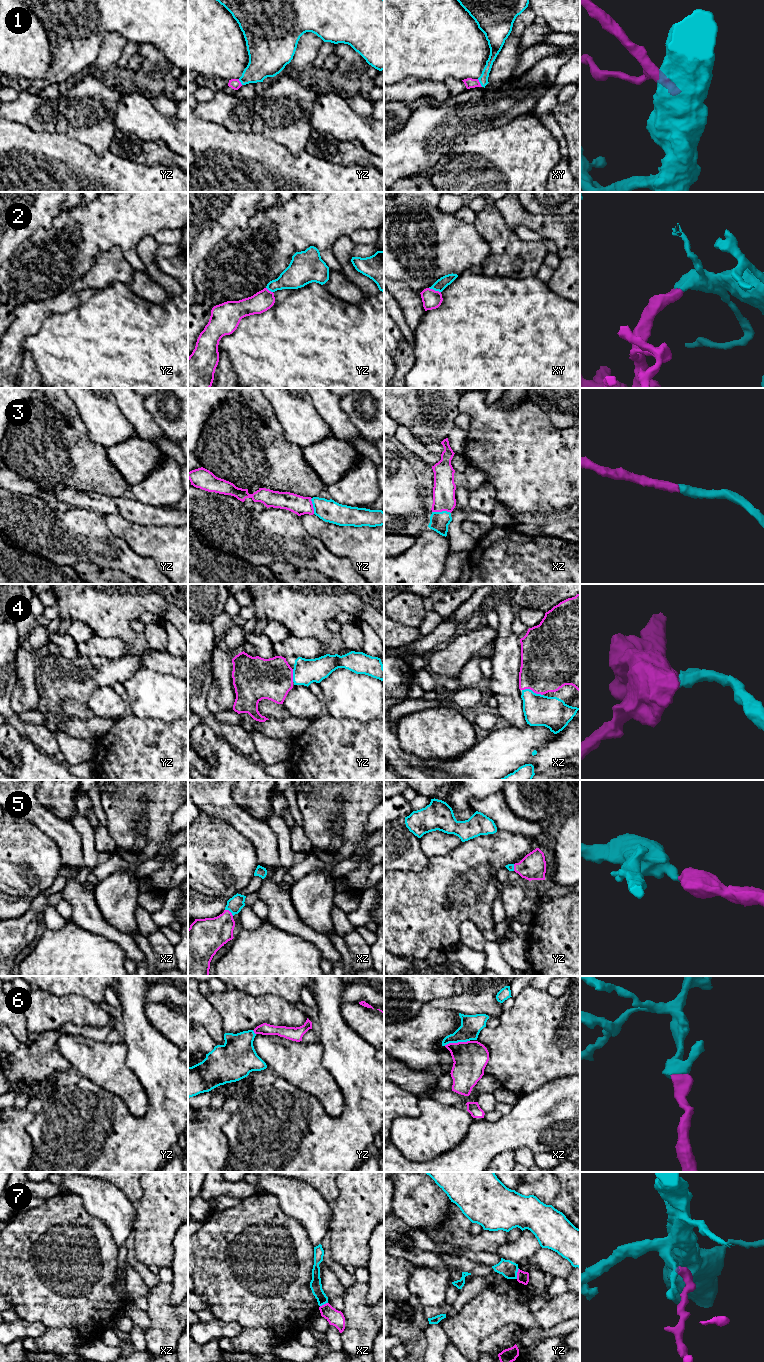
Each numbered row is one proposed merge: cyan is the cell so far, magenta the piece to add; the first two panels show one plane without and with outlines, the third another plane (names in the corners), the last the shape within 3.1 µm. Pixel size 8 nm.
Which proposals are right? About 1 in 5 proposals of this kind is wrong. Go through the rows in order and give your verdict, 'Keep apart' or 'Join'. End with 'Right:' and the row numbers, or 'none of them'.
1: Join
2: Join
3: Join
4: Join
5: Join
6: Join
7: Keep apart
Right: 1, 2, 3, 4, 5, 6

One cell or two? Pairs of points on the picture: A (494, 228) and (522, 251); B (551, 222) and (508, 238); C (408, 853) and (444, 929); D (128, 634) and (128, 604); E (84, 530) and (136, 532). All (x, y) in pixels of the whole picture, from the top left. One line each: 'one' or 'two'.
A: one
B: two
C: two
D: one
E: two

